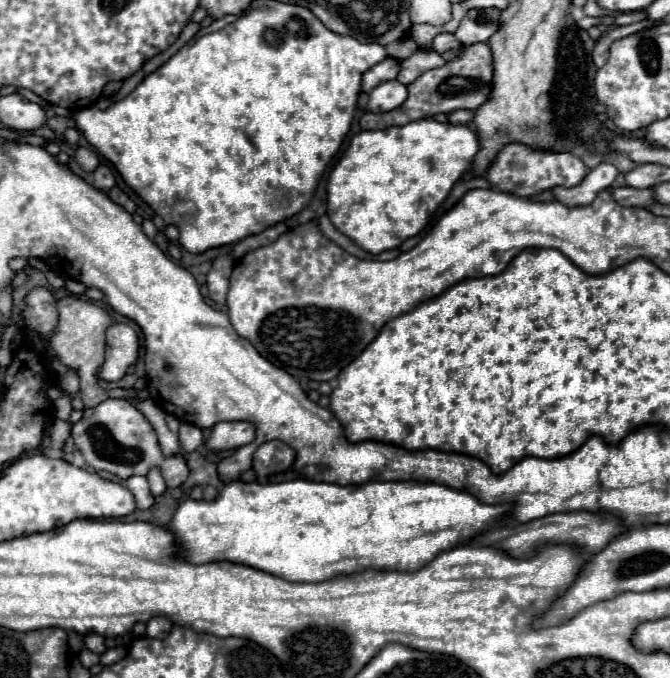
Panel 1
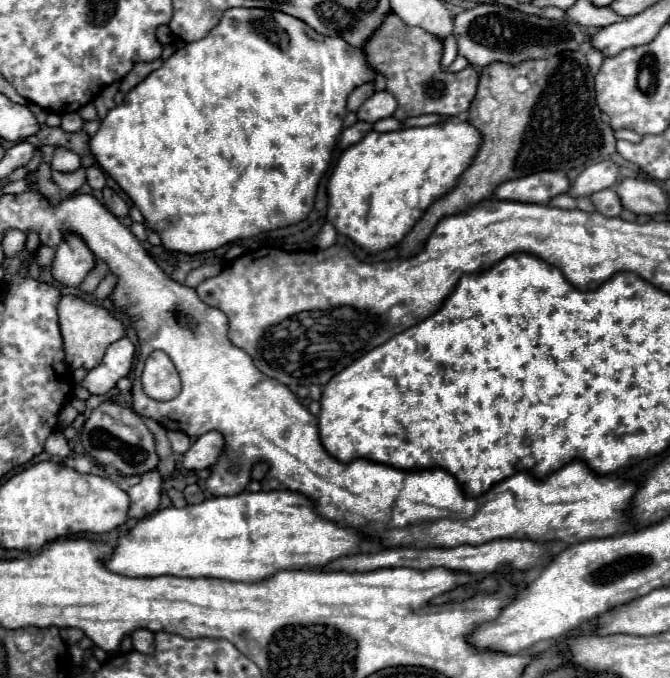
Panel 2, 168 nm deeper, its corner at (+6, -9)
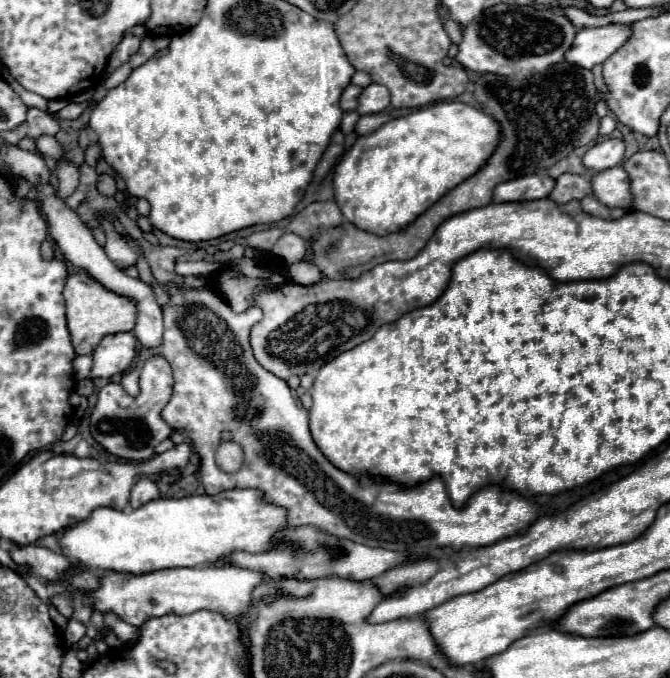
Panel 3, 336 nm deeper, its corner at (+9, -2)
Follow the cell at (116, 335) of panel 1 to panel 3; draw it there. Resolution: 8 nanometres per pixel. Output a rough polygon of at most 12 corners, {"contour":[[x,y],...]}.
{"contour":[[131,332],[105,336],[91,378],[125,372],[135,358]]}

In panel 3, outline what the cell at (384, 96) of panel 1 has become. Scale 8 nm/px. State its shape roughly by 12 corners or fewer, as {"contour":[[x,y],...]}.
{"contour":[[369,84],[359,96],[357,112],[383,112],[389,106],[389,90]]}

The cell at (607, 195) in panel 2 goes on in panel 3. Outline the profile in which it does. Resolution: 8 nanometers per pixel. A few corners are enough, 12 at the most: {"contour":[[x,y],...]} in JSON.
{"contour":[[561,174],[553,192],[565,204],[593,196],[591,180],[577,174]]}

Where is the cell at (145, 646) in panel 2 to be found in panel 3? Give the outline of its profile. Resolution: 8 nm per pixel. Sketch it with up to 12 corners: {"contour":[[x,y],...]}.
{"contour":[[105,614],[109,626],[123,642],[137,642],[139,628]]}

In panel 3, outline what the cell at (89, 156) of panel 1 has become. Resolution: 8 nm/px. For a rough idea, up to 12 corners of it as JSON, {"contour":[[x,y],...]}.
{"contour":[[39,136],[37,150],[45,158],[59,160],[63,146],[53,136]]}

